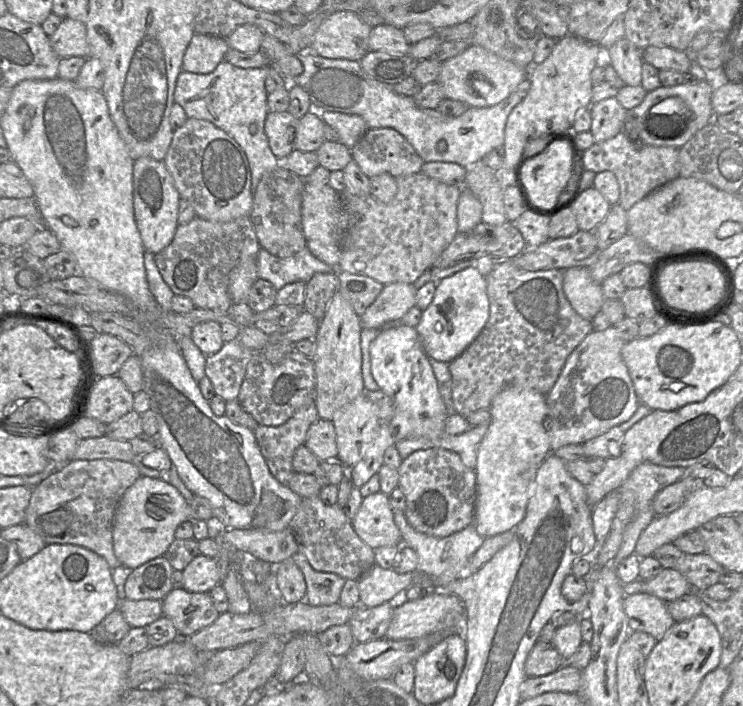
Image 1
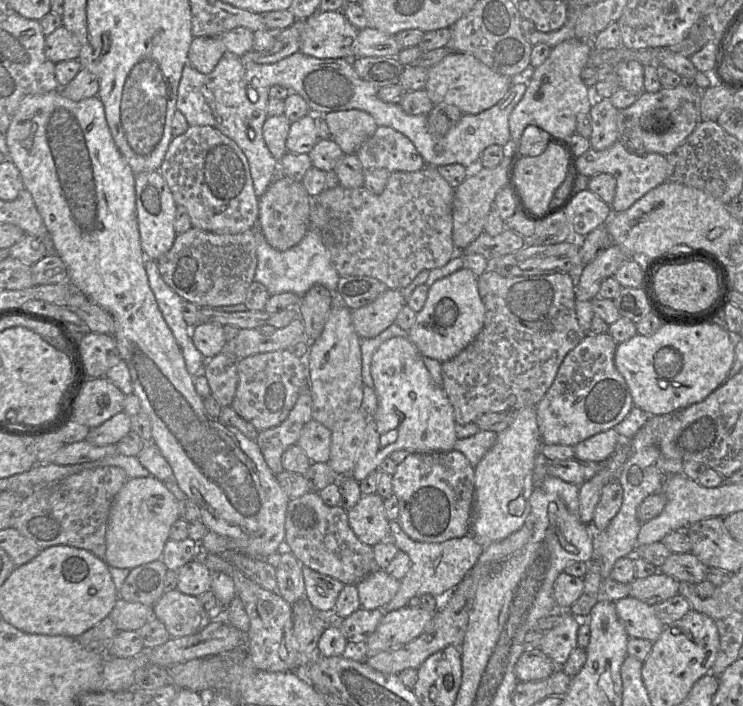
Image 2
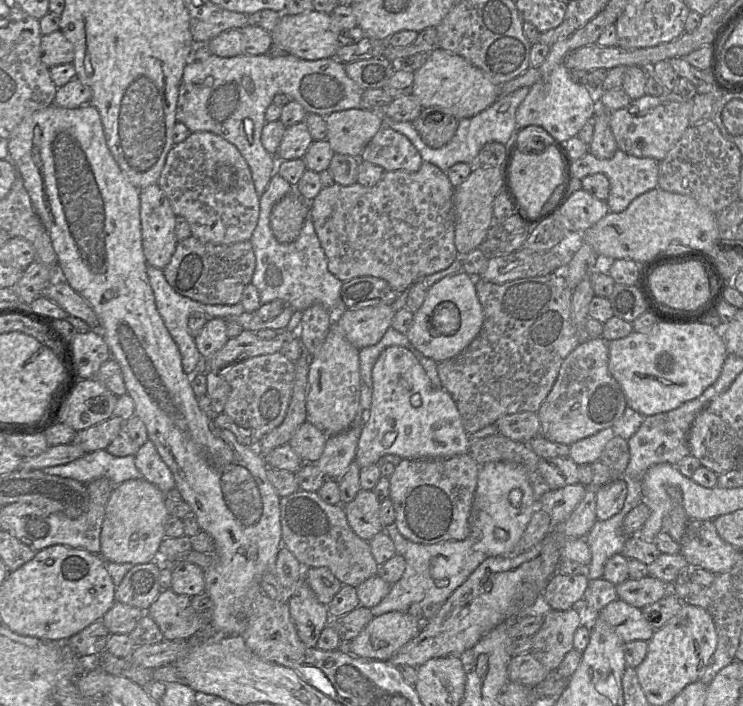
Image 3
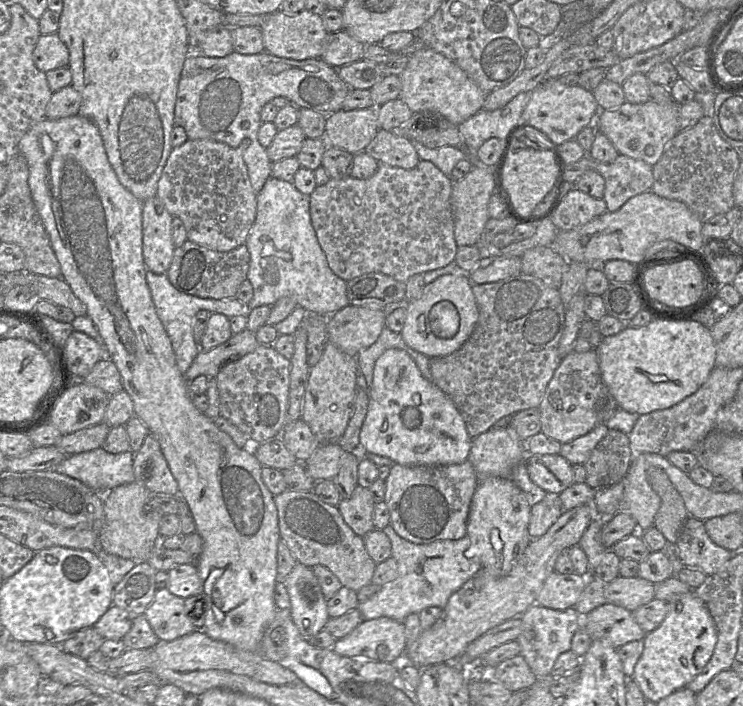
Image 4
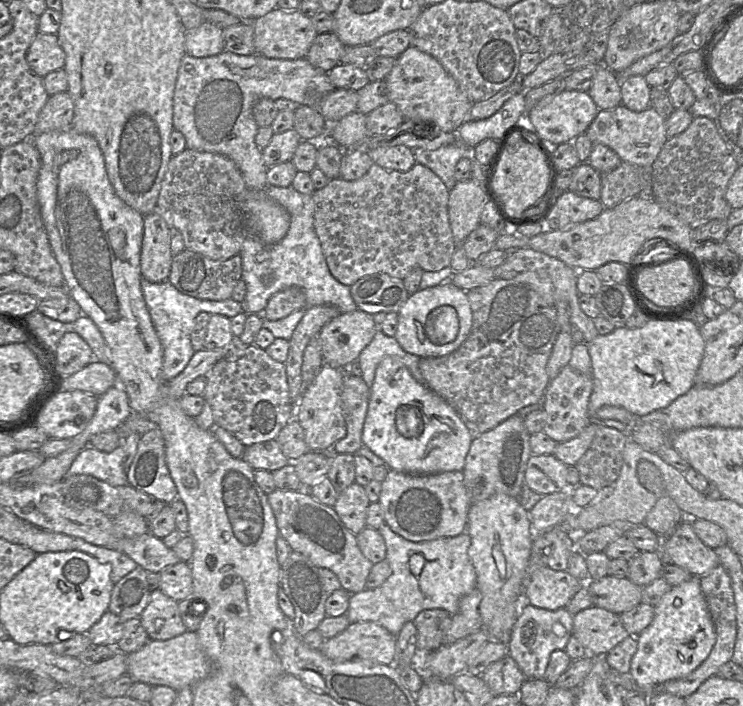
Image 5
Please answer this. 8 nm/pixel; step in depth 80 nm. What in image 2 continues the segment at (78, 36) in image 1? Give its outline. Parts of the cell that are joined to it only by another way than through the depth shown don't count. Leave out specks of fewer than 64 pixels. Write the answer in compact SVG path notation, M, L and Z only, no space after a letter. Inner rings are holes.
M62 25L45 37L45 56L54 64L67 60L77 60L80 51L81 44L78 38Z

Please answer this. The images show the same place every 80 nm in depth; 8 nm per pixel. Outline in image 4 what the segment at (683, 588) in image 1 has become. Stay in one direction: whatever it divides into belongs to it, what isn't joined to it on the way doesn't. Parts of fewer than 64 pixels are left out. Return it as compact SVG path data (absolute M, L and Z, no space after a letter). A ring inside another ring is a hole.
M618 576L605 586L606 603L634 611L655 598L654 584L646 579Z

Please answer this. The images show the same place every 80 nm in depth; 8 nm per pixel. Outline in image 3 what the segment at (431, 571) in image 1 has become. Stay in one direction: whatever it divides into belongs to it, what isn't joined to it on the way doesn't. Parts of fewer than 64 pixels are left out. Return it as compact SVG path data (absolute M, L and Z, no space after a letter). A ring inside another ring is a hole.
M395 523L385 527L391 538L396 554L405 560L405 571L402 577L391 585L390 592L379 604L370 608L374 617L388 612L407 612L408 608L418 603L421 605L444 603L487 556L473 549L470 536L462 541L447 540L436 544L415 543L406 539L397 529Z

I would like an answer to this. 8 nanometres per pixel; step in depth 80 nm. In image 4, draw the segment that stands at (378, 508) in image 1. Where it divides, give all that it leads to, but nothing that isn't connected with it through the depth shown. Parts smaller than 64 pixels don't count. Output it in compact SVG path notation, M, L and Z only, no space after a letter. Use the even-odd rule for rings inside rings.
M356 486L348 499L341 499L337 505L345 523L360 537L375 529L373 512L375 500L367 488Z

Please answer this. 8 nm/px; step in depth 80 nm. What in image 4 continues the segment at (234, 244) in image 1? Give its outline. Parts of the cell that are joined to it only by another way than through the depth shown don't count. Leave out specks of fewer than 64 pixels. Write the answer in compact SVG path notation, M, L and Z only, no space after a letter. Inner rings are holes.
M186 240L182 246L175 248L173 259L166 275L177 290L188 295L216 300L236 298L240 285L247 279L249 263L250 254L245 244L228 252L218 252Z

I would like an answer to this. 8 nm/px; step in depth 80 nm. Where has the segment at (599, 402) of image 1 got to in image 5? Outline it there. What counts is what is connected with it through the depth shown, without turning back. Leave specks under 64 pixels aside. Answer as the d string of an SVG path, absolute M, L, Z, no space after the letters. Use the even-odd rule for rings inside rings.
M569 365L565 366L546 388L542 400L542 409L546 413L542 431L556 443L576 437L591 423L589 415L589 399L593 390L591 374L583 374Z

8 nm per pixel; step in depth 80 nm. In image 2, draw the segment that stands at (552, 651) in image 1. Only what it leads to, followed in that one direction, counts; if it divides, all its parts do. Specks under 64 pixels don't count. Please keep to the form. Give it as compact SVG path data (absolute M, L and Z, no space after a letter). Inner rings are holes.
M539 648L526 649L514 666L520 682L538 681L550 676L558 667Z

